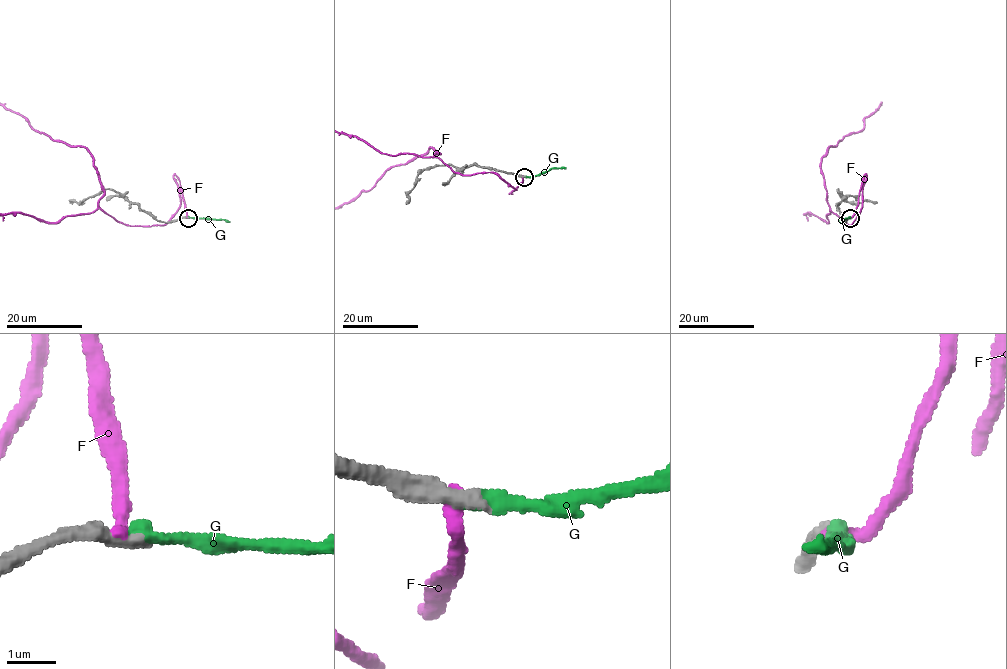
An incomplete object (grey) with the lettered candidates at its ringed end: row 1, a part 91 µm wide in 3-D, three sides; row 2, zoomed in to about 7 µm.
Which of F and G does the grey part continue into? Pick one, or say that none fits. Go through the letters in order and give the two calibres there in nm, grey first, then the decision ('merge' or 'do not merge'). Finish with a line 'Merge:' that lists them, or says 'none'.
F: 420 nm thick on the grey side, 300 nm on the other; do not merge
G: 320 nm thick on the grey side, 360 nm on the other; merge
Merge: G

